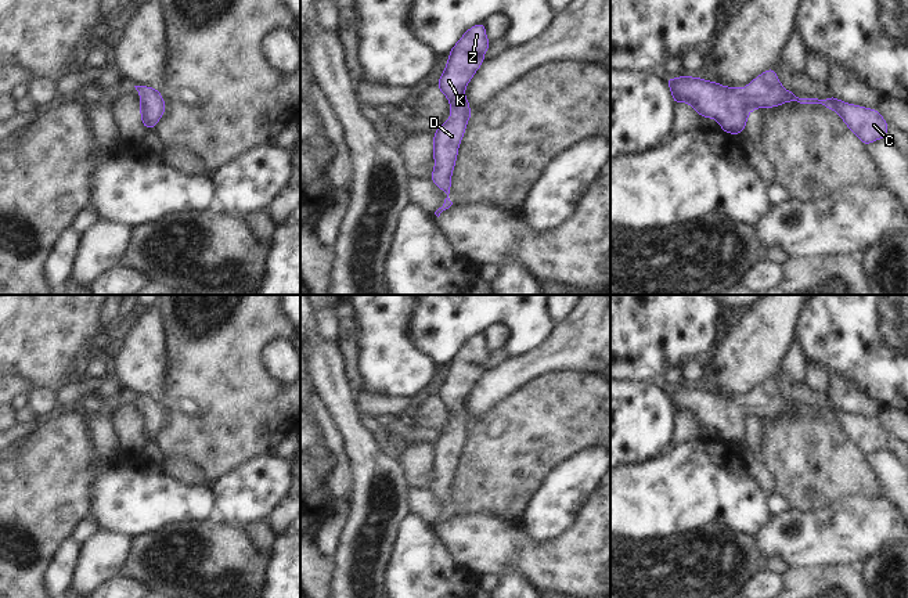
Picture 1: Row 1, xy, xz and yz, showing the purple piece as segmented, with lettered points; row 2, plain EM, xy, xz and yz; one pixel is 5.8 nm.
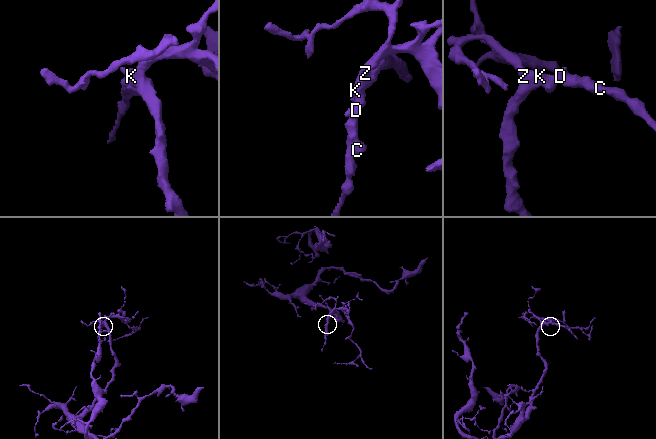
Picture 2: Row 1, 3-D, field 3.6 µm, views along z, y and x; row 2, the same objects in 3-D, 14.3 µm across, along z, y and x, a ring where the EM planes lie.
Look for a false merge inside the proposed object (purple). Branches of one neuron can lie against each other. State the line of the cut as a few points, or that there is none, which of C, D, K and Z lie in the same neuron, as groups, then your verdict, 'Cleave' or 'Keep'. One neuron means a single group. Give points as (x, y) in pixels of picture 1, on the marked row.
No split. Groups: C D K Z. Keep.

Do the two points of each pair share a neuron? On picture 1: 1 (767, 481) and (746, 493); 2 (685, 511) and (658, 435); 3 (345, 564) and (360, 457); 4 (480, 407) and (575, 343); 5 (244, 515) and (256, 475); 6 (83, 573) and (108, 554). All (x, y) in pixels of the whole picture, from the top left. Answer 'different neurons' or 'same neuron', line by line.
1: different neurons
2: different neurons
3: same neuron
4: same neuron
5: same neuron
6: same neuron

